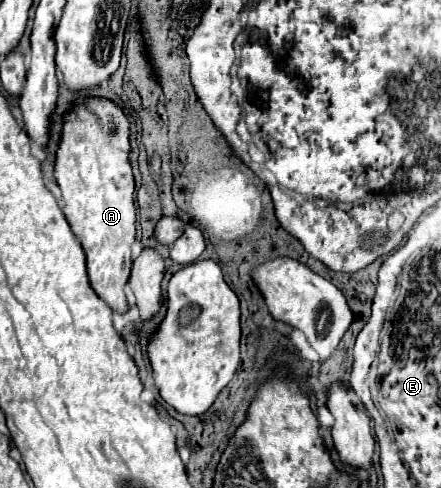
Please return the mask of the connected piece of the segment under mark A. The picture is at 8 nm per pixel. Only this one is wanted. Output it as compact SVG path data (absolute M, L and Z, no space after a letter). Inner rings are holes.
M77 98L75 110L65 116L63 138L57 150L55 178L61 188L65 200L65 218L71 224L73 234L81 242L87 254L87 274L91 288L97 296L119 314L129 310L125 286L129 282L131 266L133 266L133 244L135 244L135 184L133 172L129 164L129 118L127 114L105 98Z

